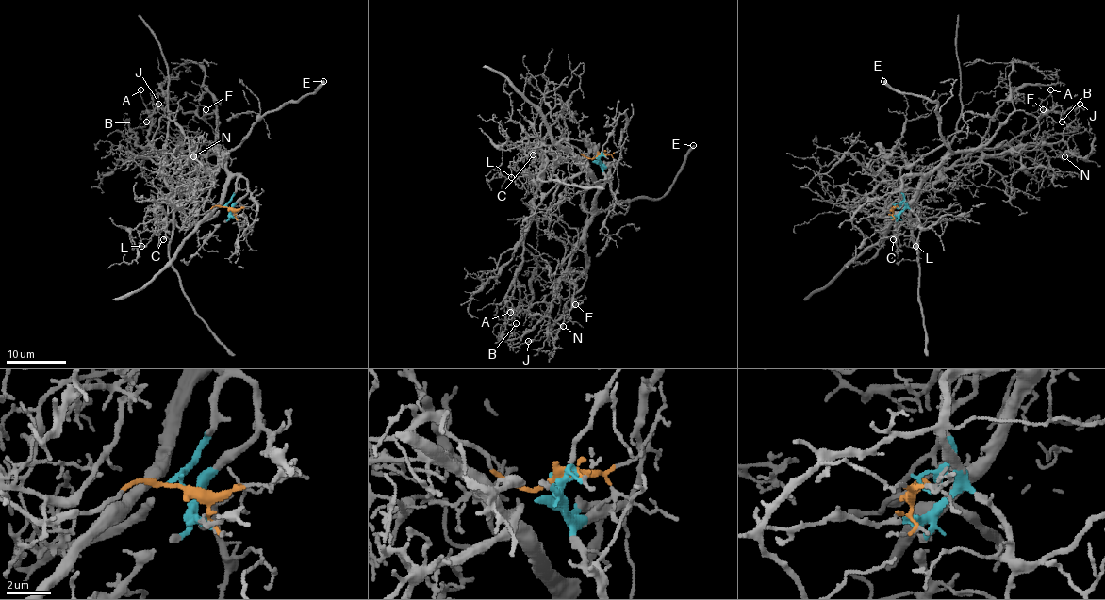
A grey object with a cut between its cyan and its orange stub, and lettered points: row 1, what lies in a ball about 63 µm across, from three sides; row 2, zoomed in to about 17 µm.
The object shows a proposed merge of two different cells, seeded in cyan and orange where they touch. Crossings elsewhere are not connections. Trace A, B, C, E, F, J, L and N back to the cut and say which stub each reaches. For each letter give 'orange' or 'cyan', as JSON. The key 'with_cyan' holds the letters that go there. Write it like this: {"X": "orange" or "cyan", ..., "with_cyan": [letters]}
{"A": "orange", "B": "cyan", "C": "orange", "E": "cyan", "F": "cyan", "J": "cyan", "L": "orange", "N": "cyan", "with_cyan": ["B", "E", "F", "J", "N"]}

